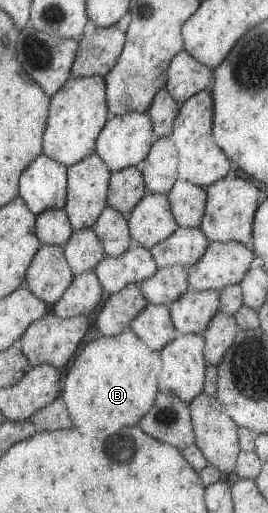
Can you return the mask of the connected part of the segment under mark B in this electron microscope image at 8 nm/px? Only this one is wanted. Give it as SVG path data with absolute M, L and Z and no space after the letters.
M128 326L117 336L101 335L86 343L83 350L75 356L69 370L65 371L65 376L61 378L63 390L60 390L59 396L68 410L71 428L77 428L79 434L89 434L89 438L103 438L105 434L115 434L115 430L121 430L121 426L137 426L141 416L153 406L155 395L158 393L160 370L159 351L151 350Z

